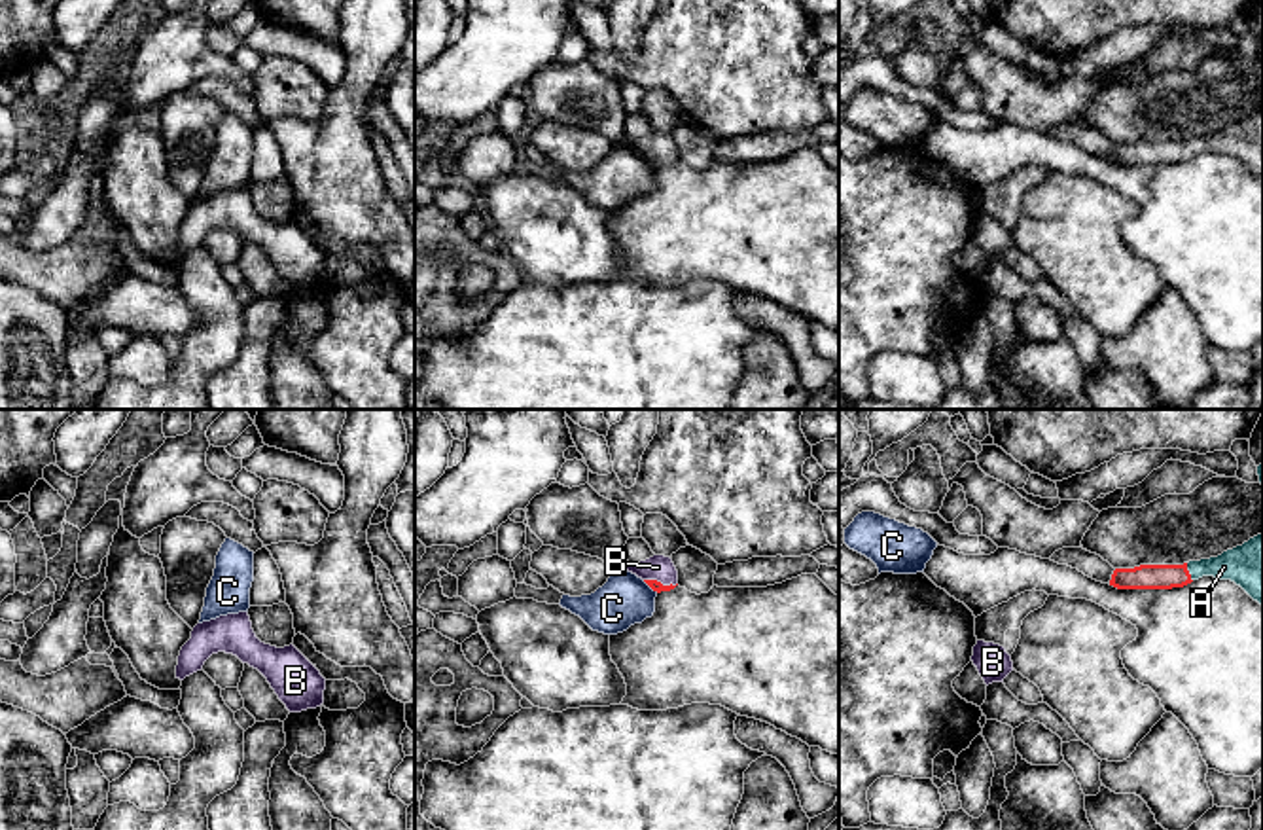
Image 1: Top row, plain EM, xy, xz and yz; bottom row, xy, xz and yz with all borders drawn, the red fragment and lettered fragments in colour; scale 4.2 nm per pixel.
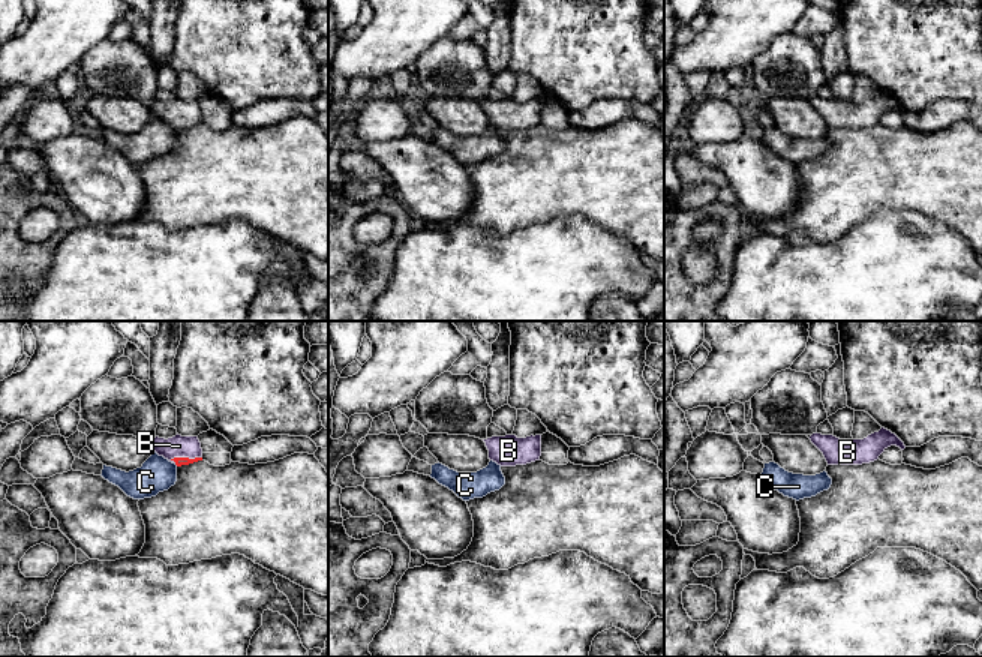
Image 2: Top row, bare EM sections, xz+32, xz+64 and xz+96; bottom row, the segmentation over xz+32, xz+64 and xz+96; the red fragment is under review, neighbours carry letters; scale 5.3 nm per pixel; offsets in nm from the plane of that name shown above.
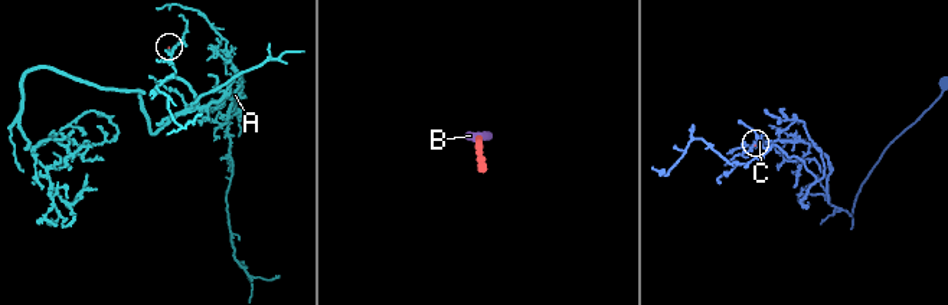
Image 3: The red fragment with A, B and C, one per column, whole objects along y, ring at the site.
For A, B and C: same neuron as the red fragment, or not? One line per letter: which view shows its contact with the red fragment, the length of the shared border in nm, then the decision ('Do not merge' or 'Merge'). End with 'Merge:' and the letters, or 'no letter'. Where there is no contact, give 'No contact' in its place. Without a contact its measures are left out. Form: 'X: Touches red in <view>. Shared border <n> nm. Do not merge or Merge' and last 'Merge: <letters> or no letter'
A: Touches red in yz. Shared border 80 nm. Merge
B: Touches red in xz. Shared border 150 nm. Merge
C: Touches red in xz. Shared border 90 nm. Do not merge
Merge: A, B

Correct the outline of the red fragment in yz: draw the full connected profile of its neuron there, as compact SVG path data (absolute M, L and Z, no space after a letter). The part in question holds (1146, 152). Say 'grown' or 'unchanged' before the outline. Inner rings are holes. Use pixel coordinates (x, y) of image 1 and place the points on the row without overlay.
grown; M1263 110L1210 135L1189 136L1183 140L1115 144L1110 161L1117 165L1172 165L1183 163L1202 152L1231 155L1254 176L1263 180Z

